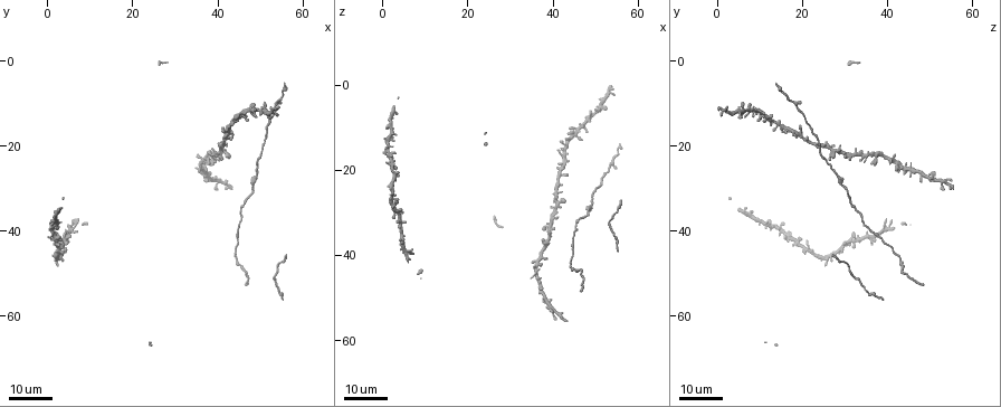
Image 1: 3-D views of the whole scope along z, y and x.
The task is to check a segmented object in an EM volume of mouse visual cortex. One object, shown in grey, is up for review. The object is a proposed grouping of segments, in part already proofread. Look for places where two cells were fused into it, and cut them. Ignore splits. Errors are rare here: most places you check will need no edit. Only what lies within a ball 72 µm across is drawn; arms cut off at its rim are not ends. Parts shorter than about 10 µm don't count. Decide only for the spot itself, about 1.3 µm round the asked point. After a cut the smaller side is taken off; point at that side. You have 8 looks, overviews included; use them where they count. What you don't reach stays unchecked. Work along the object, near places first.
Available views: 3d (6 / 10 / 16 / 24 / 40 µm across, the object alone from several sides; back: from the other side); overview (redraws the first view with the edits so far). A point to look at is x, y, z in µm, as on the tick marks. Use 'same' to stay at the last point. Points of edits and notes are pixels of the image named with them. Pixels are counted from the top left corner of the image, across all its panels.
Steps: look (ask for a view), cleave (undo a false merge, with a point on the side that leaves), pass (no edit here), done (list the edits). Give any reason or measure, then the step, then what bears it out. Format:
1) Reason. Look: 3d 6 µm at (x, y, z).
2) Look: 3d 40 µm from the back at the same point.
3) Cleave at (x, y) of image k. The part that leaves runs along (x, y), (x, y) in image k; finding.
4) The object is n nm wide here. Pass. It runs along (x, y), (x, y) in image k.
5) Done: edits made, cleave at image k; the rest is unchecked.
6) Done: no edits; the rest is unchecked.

Sudden change in width. Look: 3d 24 µm at (48.5, 29.5, 28.5).

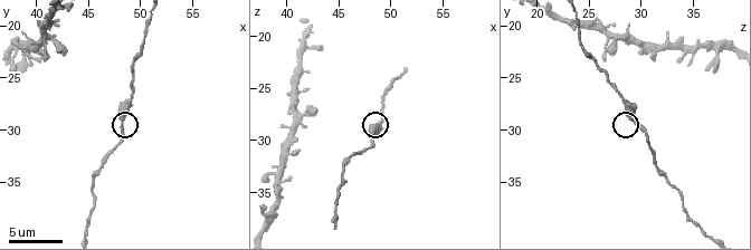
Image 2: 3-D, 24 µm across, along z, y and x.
Look: 3d 10 µm at (48.2, 28.8, 29.0).

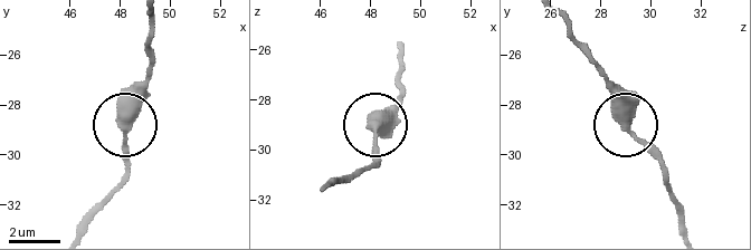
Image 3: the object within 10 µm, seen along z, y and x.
The object is 420 nm wide here. Pass. Continuous, no second cell.

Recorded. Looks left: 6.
Narrows sharply. Look: 3d 16 µm at (44.5, 42.0, 38.5).

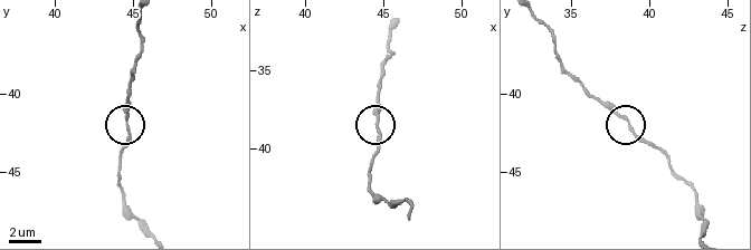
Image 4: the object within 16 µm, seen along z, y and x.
Look: 3d 10 µm at (44.6, 42.2, 39.0).

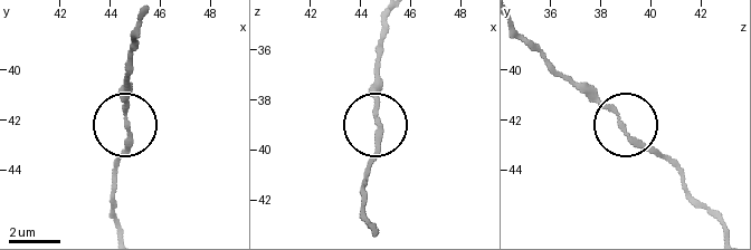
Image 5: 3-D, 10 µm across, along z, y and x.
The object is 170 nm wide here. Pass. All the same cell.

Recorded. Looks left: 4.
Four or more arms meet. Look: 3d 10 µm at (41.4, 21.4, 27.6).

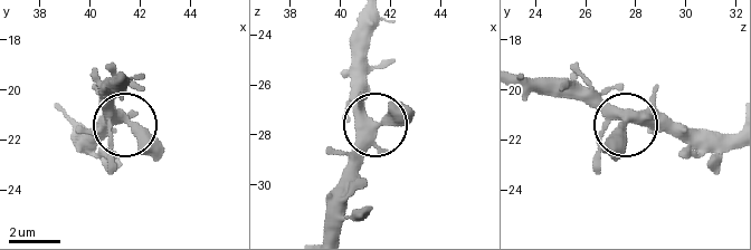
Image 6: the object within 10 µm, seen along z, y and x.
Pass. One cell here.

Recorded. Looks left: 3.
Look: 3d 16 µm at (36.0, 25.5, 42.5).

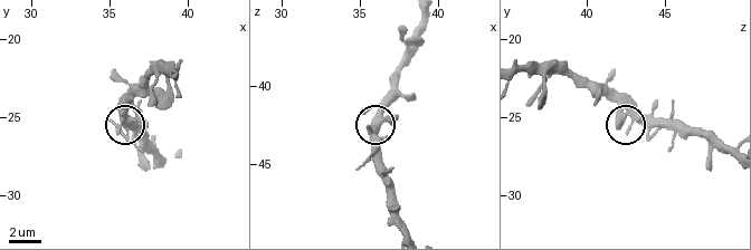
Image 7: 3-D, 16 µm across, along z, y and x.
Look: 3d 6 µm at (36.0, 25.2, 43.2).

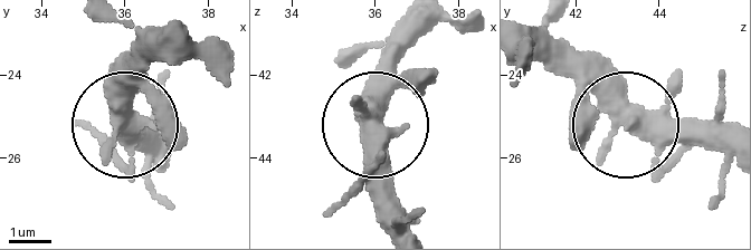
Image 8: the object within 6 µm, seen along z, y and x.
Look: 3d 6 µm from the back at (35.85, 25.05, 43.10).

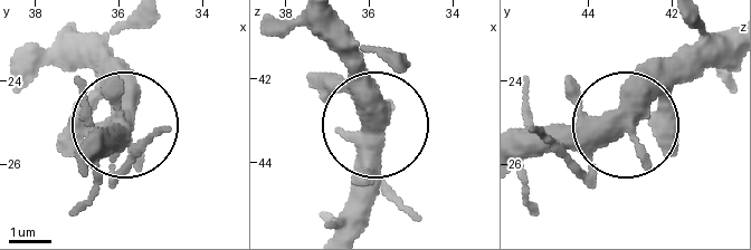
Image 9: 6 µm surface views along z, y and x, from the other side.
Pass. It runs along (684, 78), (614, 121), (521, 132) in image 9; one cell here.

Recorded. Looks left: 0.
Done: no edits; the rest is unchecked.

